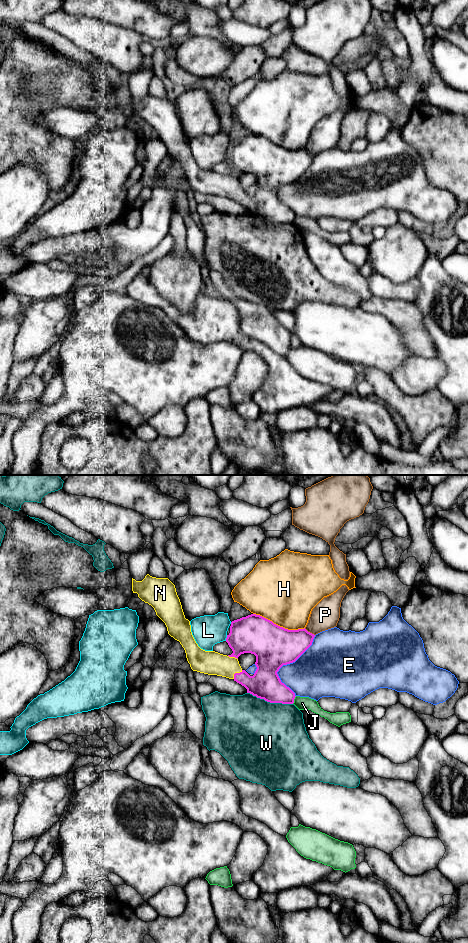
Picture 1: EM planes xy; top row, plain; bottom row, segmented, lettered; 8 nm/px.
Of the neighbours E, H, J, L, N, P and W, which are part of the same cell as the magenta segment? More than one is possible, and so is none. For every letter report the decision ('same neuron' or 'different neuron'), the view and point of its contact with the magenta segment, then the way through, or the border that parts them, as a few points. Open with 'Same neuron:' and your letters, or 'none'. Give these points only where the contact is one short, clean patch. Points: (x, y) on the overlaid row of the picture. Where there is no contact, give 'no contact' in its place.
Same neuron: N
E: different neuron; meets magenta in xy at (285, 664)
H: different neuron; meets magenta in xy at (279, 626)
J: different neuron; meets magenta in xy at (293, 700)
L: different neuron; meets magenta in xy at (226, 638)
N: same neuron; meets magenta in xy at (236, 673); runs through xy (265, 684), (250, 683), (236, 673), (228, 666), (208, 662)
P: different neuron; meets magenta in xy at (309, 632)
W: different neuron; meets magenta in xy at (270, 702)

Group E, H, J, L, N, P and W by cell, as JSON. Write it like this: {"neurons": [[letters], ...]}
{"neurons": [["E"], ["H"], ["J"], ["L"], ["N"], ["P"], ["W"]]}

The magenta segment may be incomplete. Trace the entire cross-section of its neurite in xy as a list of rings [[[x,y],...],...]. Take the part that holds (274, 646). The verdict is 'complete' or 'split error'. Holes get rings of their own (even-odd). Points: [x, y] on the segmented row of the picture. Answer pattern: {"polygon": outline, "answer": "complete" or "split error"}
{"polygon": [[[149,574],[142,581],[132,578],[132,591],[154,608],[156,615],[165,623],[168,634],[180,642],[193,671],[233,679],[244,686],[247,693],[270,703],[294,703],[295,693],[281,682],[277,672],[283,665],[295,662],[312,645],[314,634],[305,628],[288,630],[260,615],[251,614],[231,622],[230,633],[226,638],[226,642],[233,651],[231,655],[205,651],[196,643],[191,632],[190,621],[185,618],[175,585],[168,578],[156,578]],[[244,653],[256,656],[257,669],[253,676],[250,676],[239,664],[238,657]]], "answer": "split error"}

